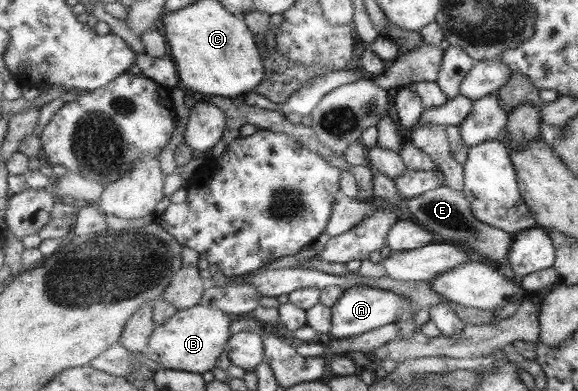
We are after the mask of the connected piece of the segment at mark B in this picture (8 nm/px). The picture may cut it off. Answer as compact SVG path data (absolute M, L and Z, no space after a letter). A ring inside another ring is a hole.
M199 304L179 310L175 316L159 326L151 336L148 351L162 369L181 370L189 373L205 373L217 367L217 360L225 355L231 339L231 317L221 308Z

